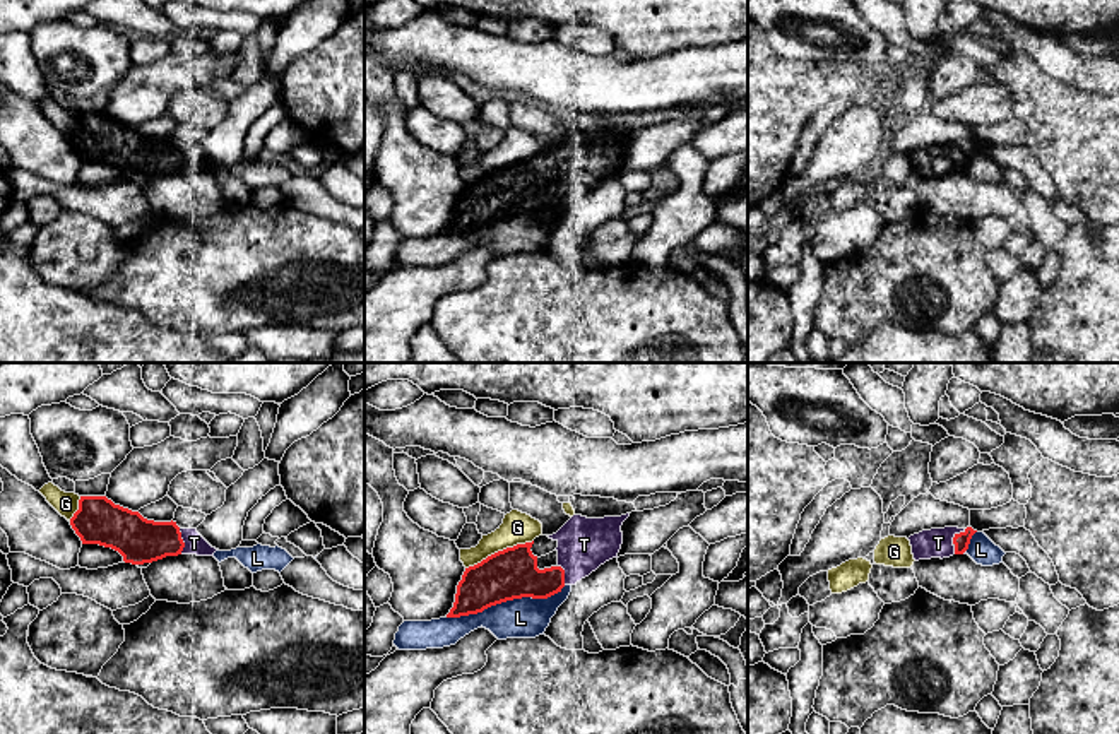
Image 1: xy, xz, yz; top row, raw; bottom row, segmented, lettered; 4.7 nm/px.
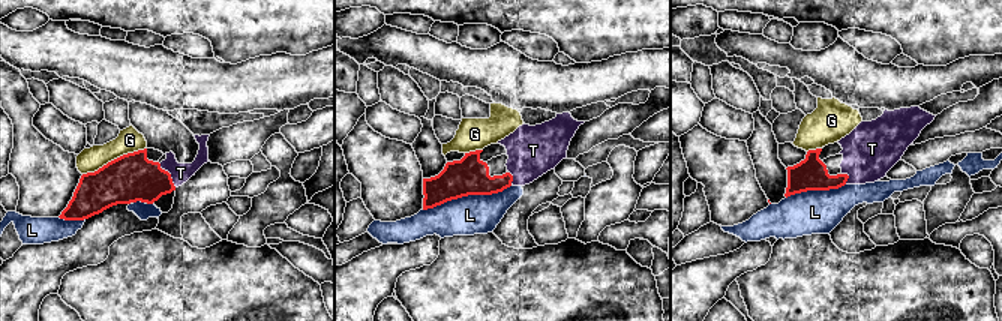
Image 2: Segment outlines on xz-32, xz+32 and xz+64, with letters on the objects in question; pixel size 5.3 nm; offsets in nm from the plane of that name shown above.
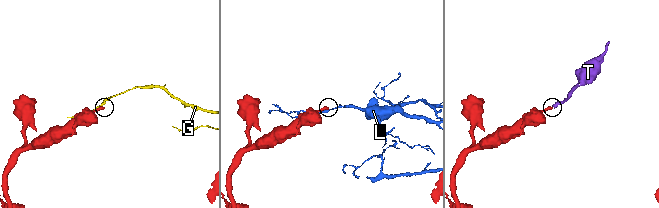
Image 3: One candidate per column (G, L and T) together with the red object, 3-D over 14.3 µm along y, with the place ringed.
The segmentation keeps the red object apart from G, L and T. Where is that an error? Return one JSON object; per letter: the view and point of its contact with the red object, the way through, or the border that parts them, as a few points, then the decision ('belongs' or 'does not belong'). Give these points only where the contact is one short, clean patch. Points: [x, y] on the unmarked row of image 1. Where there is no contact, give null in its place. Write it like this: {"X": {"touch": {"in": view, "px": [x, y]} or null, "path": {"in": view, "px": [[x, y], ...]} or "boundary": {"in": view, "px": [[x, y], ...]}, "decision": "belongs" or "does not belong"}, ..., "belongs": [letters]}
{"G": {"touch": {"in": "xz", "px": [498, 168]}, "decision": "does not belong"}, "L": {"touch": {"in": "xz", "px": [505, 218]}, "decision": "does not belong"}, "T": {"touch": {"in": "xy", "px": [182, 158]}, "decision": "belongs"}, "belongs": ["T"]}

